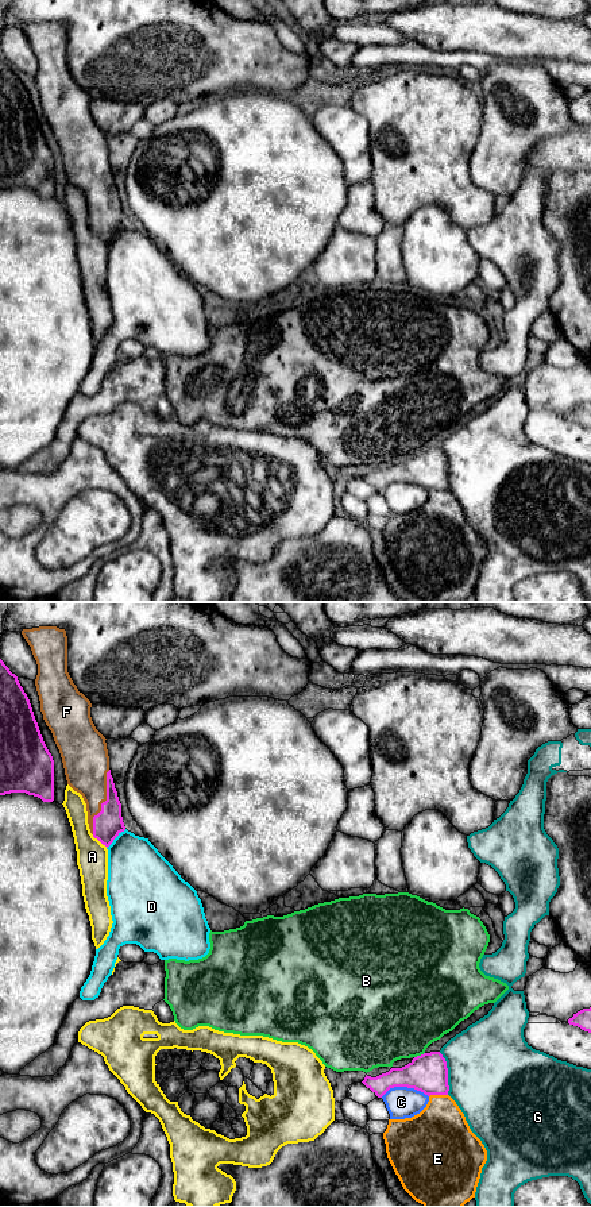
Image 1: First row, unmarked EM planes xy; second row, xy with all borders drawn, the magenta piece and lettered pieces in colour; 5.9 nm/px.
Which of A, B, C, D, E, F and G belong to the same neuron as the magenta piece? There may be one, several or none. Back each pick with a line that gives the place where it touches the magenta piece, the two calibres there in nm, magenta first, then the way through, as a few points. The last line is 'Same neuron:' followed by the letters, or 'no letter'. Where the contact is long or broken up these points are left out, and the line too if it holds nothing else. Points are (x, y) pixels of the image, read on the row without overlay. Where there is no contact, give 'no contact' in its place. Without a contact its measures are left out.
F: meets magenta in xy at (103, 197); 170 nm thick on the magenta side, 260 nm on the other; runs through xy (107, 220), (103, 197), (85, 159)
Same neuron: F

